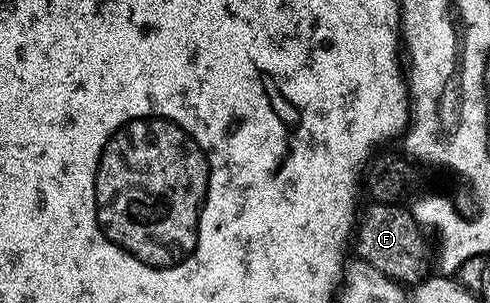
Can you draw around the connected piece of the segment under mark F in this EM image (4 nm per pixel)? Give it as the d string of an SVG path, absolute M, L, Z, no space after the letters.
M369 204L366 210L364 207L355 227L355 254L394 282L416 284L424 282L430 273L429 246L425 237L426 231L401 204Z

